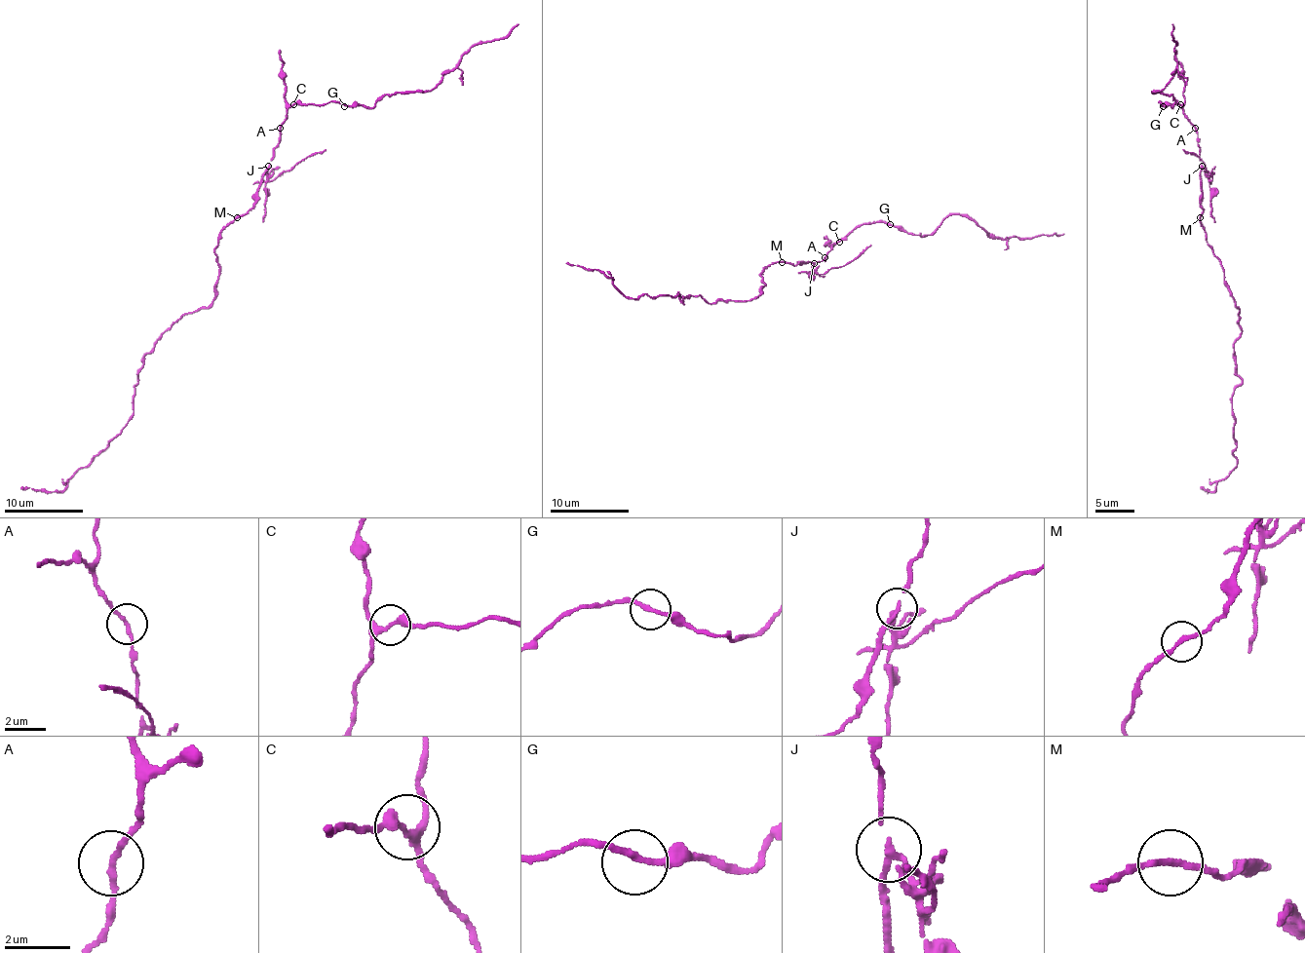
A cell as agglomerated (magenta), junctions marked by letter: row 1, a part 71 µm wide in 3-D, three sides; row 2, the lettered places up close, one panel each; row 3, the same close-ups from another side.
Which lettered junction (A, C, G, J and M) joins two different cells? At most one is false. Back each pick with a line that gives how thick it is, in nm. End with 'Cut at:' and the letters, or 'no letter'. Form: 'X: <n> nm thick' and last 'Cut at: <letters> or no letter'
J: 150 nm thick
Cut at: J

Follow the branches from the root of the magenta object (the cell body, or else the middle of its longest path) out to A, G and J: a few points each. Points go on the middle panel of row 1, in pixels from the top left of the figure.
A: (782, 262), (816, 264), (825, 257)
G: (782, 262), (816, 264), (825, 260), (831, 247), (855, 228), (872, 222), (890, 224)
J: (782, 262), (813, 264)

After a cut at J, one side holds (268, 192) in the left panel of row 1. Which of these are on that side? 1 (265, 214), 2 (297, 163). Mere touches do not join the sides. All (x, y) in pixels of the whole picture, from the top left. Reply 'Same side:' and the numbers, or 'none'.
Same side: 1, 2

